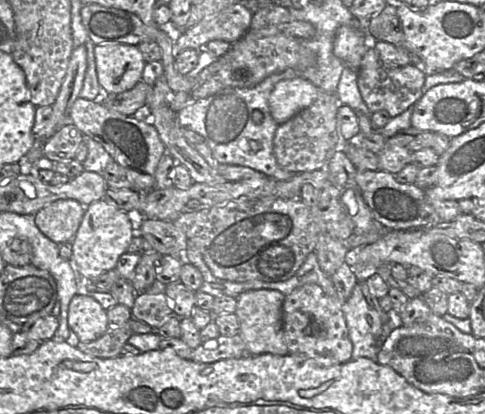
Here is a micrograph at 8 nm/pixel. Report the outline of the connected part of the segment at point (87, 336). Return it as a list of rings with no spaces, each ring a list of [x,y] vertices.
[[[84,289],[79,290],[69,304],[68,326],[81,342],[94,341],[108,329],[107,311]]]

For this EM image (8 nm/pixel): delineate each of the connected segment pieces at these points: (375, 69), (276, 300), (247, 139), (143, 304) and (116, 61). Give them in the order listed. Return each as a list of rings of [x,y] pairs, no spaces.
[[[374,43],[372,45],[367,49],[357,72],[358,88],[371,113],[386,110],[391,117],[395,117],[413,106],[423,95],[426,74],[422,67],[414,64],[401,66],[383,61]]]
[[[264,288],[243,292],[236,299],[237,309],[235,314],[240,322],[239,335],[247,346],[248,355],[289,354],[283,331],[282,307],[285,295],[280,291]]]
[[[293,69],[272,74],[251,88],[228,87],[217,93],[187,103],[176,113],[181,127],[187,127],[204,138],[216,163],[245,166],[277,180],[288,180],[297,173],[284,170],[277,163],[273,139],[278,124],[274,121],[268,104],[274,86],[281,80],[298,76]]]
[[[138,293],[131,312],[132,318],[145,322],[153,329],[159,328],[174,315],[171,303],[164,293]]]
[[[129,44],[94,46],[96,73],[103,94],[118,94],[132,89],[140,80],[146,62],[141,51]]]

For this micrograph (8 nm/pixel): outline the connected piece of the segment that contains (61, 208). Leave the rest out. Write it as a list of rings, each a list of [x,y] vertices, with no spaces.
[[[59,199],[40,209],[34,221],[47,238],[61,244],[74,238],[84,212],[84,206],[78,201]]]

